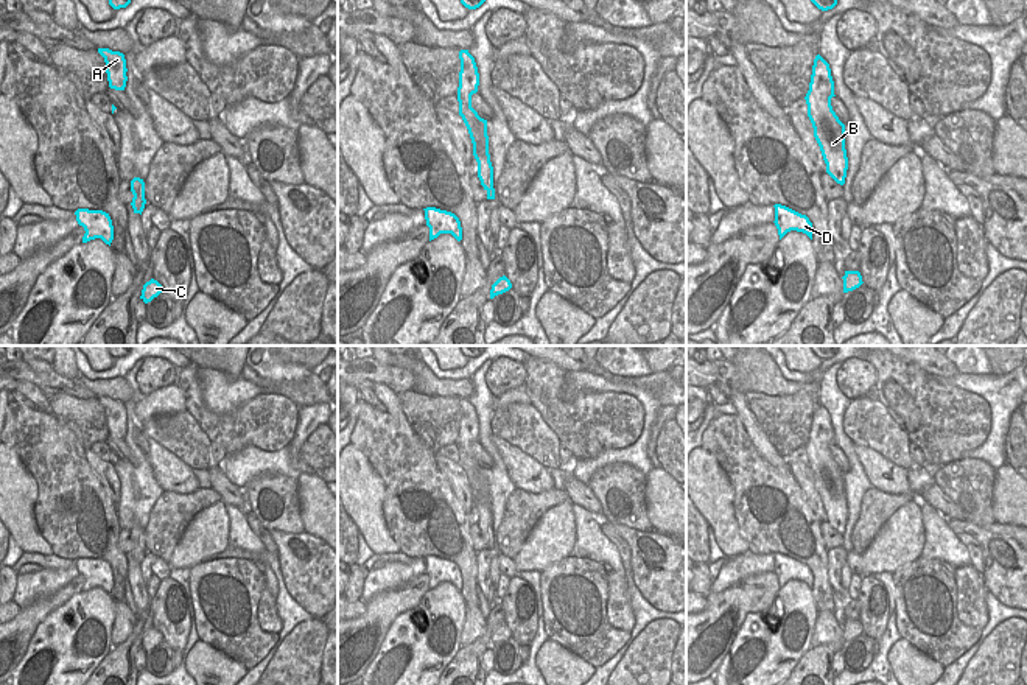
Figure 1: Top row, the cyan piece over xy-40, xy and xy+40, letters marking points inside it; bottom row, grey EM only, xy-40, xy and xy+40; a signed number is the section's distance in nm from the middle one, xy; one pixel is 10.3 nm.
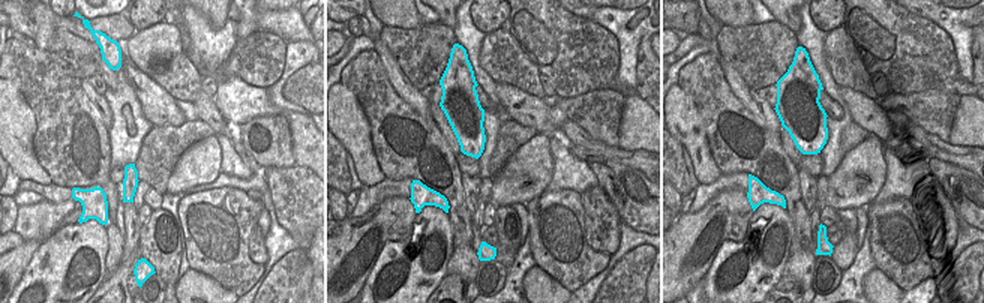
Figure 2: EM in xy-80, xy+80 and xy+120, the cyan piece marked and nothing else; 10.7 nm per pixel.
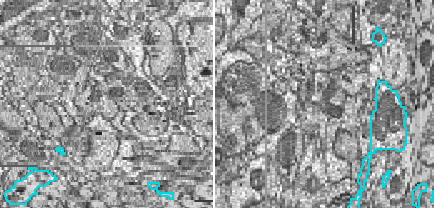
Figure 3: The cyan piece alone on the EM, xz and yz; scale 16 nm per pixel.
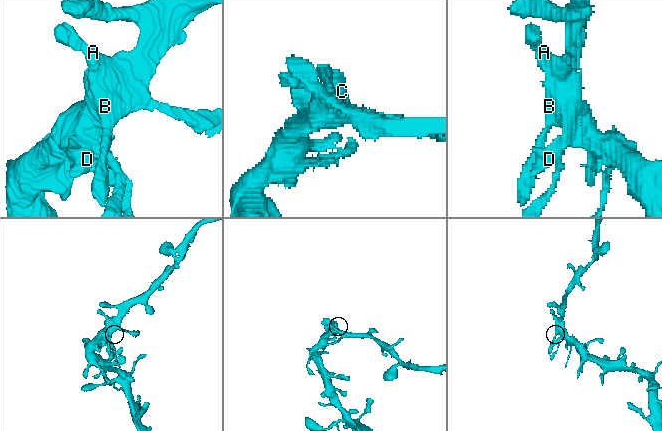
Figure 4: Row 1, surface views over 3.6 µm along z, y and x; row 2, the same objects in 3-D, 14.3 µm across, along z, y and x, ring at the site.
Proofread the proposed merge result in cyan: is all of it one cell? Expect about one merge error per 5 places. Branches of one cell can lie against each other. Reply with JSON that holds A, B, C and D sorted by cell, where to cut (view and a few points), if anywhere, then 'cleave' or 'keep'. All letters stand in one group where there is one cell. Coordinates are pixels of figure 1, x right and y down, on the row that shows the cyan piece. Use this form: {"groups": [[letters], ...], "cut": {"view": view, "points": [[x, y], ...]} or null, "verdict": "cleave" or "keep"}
{"groups": [["A", "B", "C", "D"]], "cut": null, "verdict": "keep"}

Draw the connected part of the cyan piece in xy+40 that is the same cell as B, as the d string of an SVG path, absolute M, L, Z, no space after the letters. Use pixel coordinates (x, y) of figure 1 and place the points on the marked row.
M817 54L812 65L809 90L804 97L814 137L820 146L826 173L840 185L845 184L848 157L845 149L845 125L831 106L834 81L829 64Z

